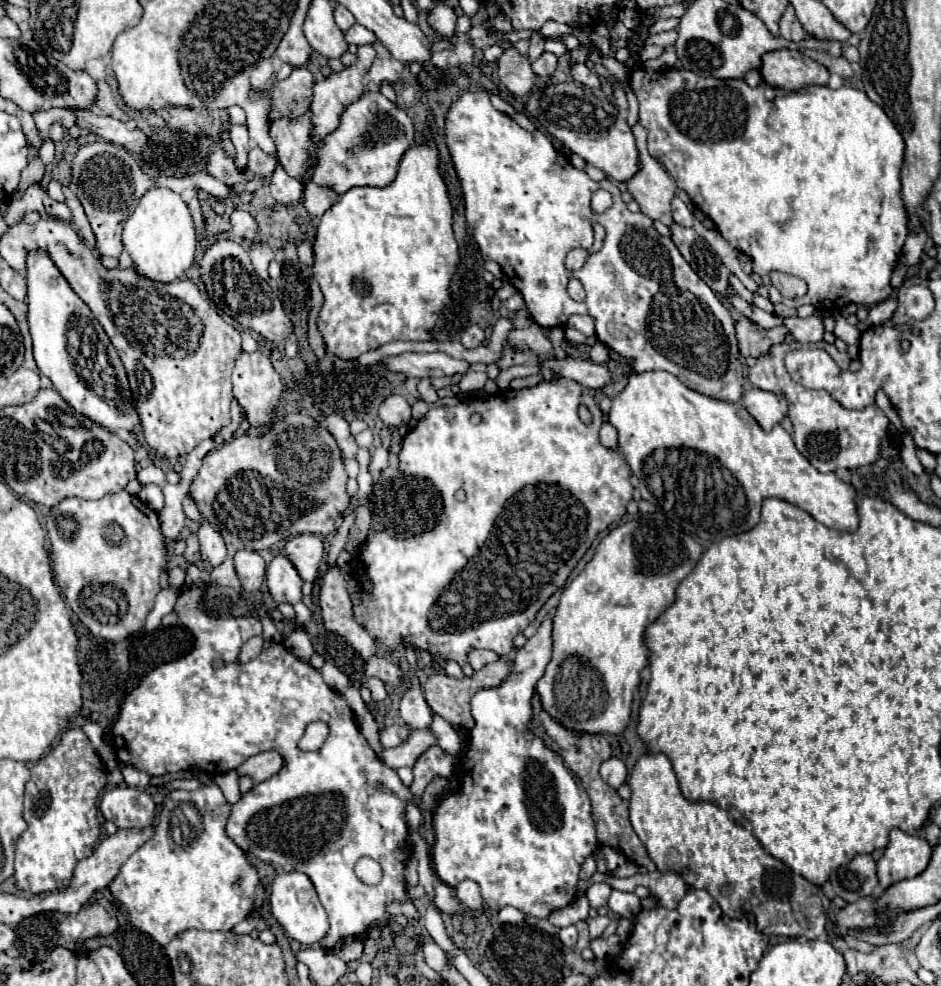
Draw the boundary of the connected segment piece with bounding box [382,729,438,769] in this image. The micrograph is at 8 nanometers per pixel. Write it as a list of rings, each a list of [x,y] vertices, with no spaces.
[[[432,729],[428,731],[412,731],[410,737],[394,747],[394,749],[384,749],[382,753],[382,761],[392,767],[392,769],[398,769],[398,767],[412,767],[416,763],[416,759],[432,745],[438,743],[438,737],[434,735]]]

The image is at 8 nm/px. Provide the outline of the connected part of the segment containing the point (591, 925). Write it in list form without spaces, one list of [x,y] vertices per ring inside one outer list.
[[[588,917],[586,923],[588,923],[588,929],[590,929],[590,937],[598,937],[606,929],[606,925],[610,923],[610,919],[608,917],[594,917],[594,919]]]

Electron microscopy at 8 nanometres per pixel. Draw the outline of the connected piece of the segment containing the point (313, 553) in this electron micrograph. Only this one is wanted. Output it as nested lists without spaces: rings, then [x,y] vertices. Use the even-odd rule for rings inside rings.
[[[296,535],[296,537],[292,537],[292,539],[286,541],[284,551],[286,551],[288,559],[290,559],[292,565],[298,569],[298,573],[300,573],[300,577],[302,577],[304,581],[316,581],[320,561],[324,559],[324,543],[322,543],[322,539],[320,539],[318,535]]]

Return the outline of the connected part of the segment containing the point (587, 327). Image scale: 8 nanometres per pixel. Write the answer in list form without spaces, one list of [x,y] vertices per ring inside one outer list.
[[[572,315],[568,319],[568,325],[582,331],[584,335],[594,335],[596,327],[594,327],[594,319],[590,315]]]

